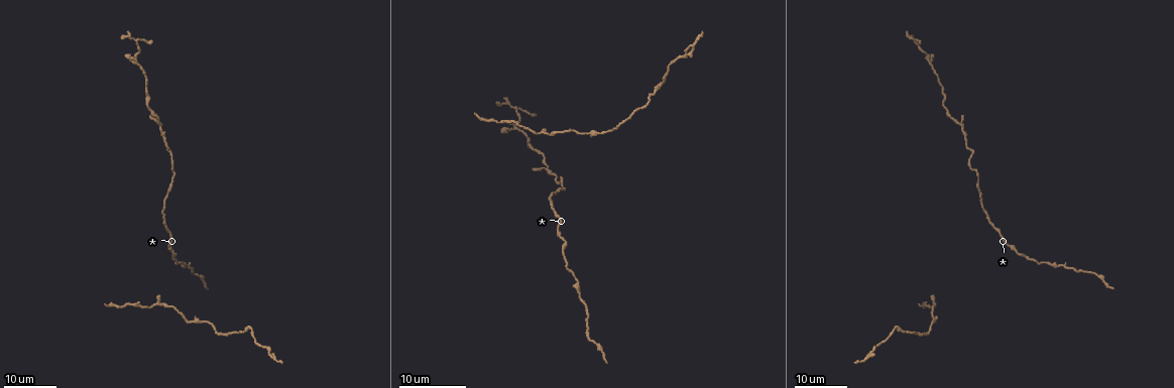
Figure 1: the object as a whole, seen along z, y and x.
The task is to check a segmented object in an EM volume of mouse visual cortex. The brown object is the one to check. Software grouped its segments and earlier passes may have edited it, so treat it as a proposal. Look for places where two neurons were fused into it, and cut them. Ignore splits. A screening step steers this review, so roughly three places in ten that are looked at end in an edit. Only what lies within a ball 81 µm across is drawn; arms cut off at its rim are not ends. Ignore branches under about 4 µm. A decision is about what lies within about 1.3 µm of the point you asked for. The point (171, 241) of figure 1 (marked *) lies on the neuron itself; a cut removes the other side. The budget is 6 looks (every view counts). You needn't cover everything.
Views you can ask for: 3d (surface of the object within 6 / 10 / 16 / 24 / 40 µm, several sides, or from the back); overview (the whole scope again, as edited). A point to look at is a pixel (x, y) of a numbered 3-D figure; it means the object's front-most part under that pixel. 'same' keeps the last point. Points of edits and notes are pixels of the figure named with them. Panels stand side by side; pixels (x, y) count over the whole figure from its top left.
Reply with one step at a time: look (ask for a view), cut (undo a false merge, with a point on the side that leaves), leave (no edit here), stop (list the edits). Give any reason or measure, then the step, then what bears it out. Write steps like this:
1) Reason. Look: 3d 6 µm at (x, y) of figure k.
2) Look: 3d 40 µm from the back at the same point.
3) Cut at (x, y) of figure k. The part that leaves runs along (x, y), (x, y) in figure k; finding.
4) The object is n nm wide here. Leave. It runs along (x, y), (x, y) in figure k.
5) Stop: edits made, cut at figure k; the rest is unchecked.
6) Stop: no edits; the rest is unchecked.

Thick turns thin. Look: 3d 24 µm at (170, 247) of figure 1.

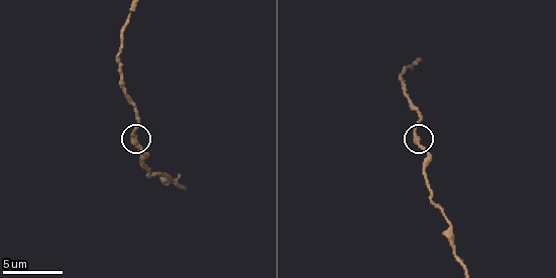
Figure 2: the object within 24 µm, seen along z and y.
Closer look. Look: 3d 6 µm at (417, 136) of figure 2.

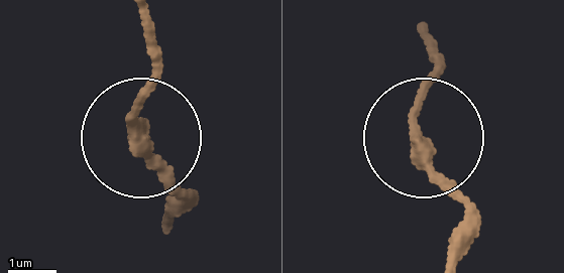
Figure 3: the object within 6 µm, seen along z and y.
Leave. It runs along (439, 67), (419, 124), (431, 172), (471, 228) in figure 3; continuous, no second neuron.

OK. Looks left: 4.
Look: 3d 24 µm at (135, 63) of figure 1.

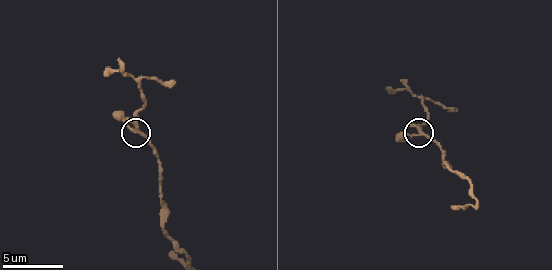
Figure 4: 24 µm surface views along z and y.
Zoom in. Look: 3d 6 µm at (136, 126) of figure 4.

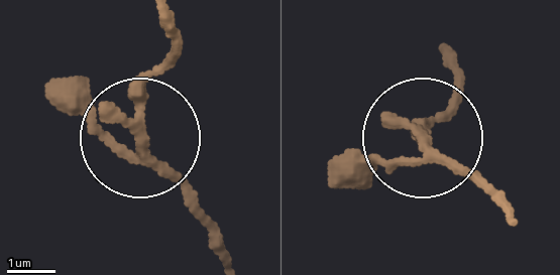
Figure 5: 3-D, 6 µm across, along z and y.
Look: 3d 6 µm from the back at (421, 146) of figure 5.

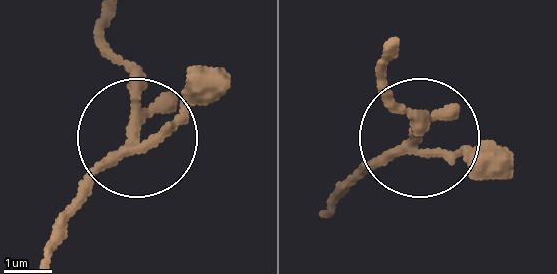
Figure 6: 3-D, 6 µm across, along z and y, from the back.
The object is 200 nm wide here. Leave. It runs along (49, 252), (93, 179), (222, 76) in figure 6; continuous, no second neuron.

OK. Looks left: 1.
Stop: no edits; the rest is unchecked.

